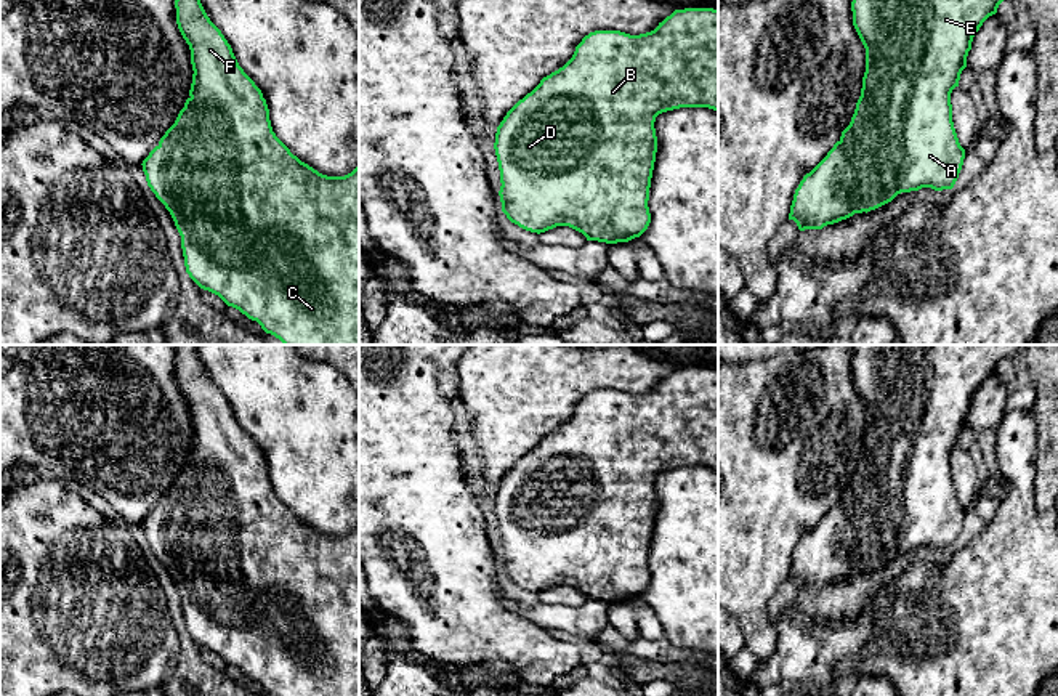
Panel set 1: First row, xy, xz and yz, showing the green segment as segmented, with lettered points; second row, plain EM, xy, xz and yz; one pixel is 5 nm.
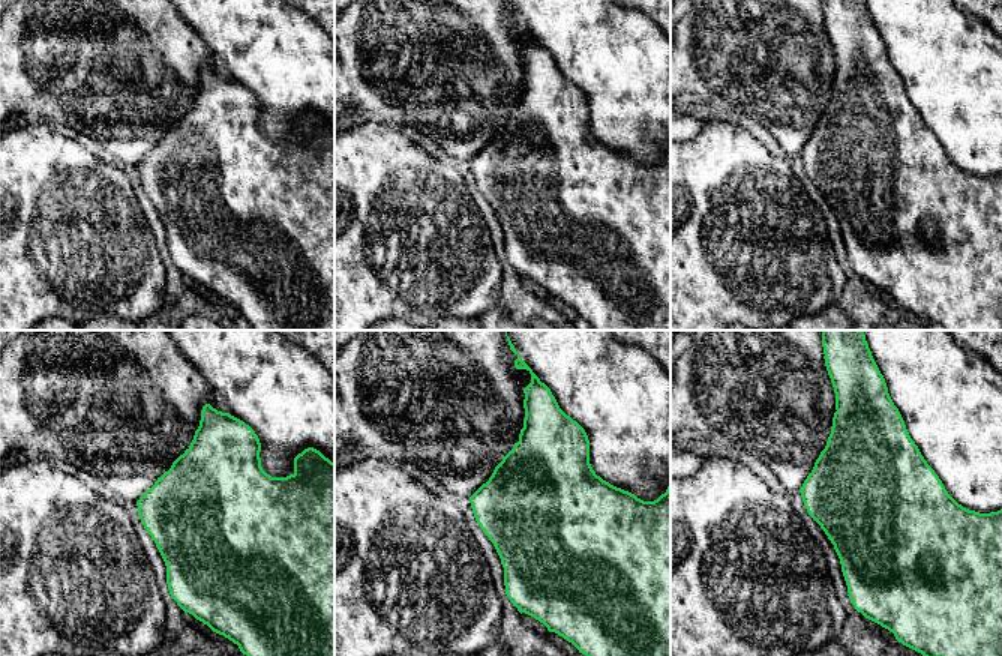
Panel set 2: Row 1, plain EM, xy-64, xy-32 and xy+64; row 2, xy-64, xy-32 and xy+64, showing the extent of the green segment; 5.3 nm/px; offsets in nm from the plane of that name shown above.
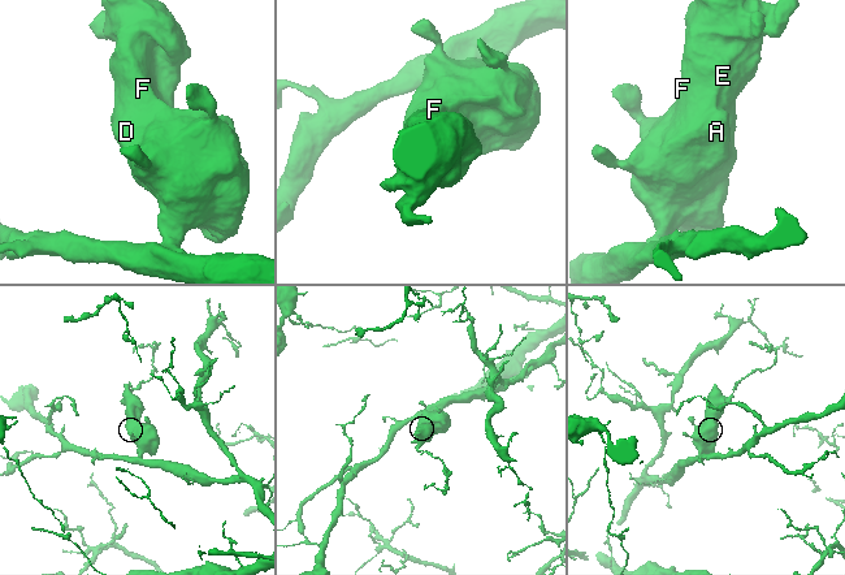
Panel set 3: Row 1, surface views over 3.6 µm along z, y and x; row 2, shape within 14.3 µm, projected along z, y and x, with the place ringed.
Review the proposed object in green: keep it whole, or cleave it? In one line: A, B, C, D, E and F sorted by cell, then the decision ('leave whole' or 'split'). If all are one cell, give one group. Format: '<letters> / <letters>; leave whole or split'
A B C D E F; leave whole

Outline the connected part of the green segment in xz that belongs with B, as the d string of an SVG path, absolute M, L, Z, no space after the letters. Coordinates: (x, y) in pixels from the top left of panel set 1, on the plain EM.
M684 367L675 369L659 385L646 393L630 395L620 390L595 390L582 398L572 417L558 430L543 436L540 443L519 459L503 476L495 492L495 515L500 529L500 561L507 577L531 592L545 592L556 585L569 585L582 592L587 600L606 603L628 601L640 597L651 582L648 566L651 537L657 512L654 481L662 471L680 467L709 467L718 471L718 369Z

